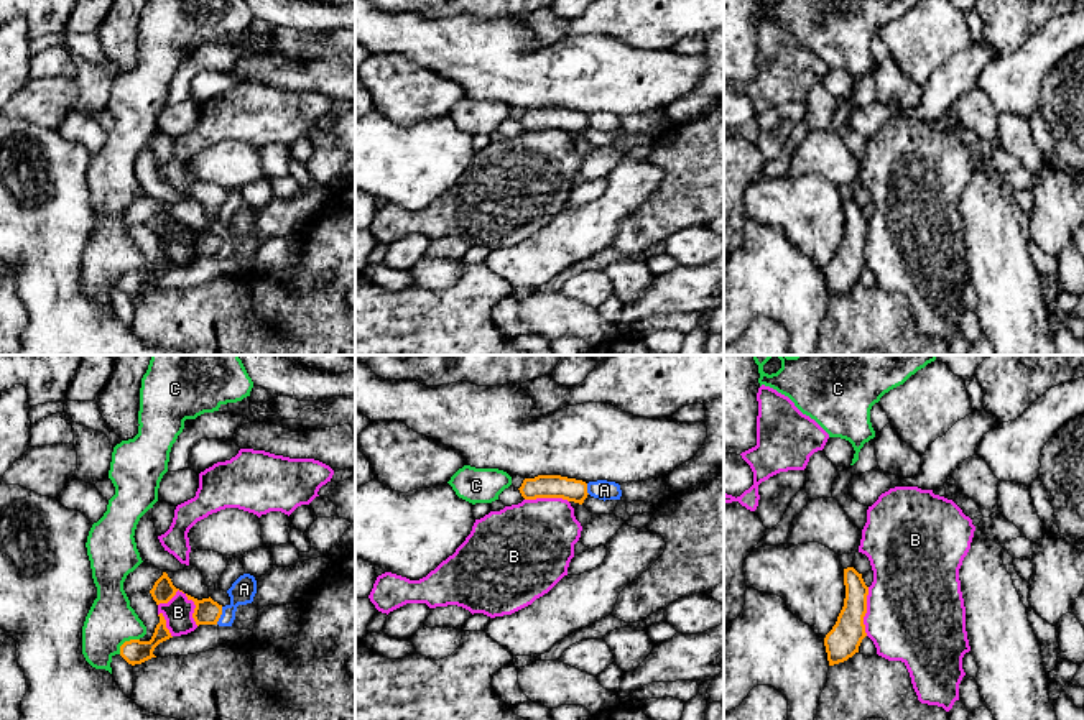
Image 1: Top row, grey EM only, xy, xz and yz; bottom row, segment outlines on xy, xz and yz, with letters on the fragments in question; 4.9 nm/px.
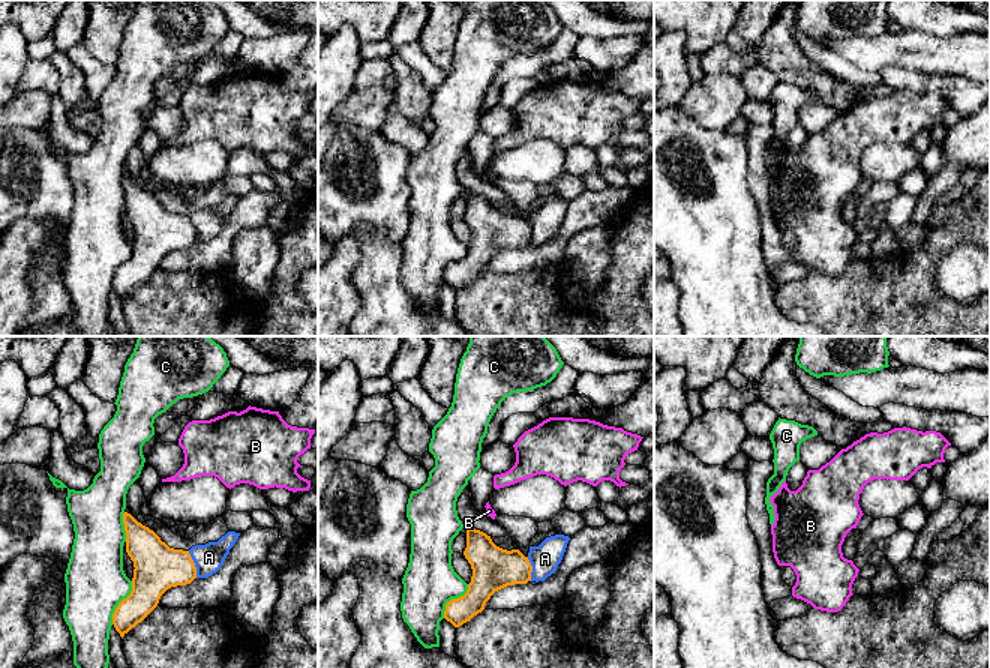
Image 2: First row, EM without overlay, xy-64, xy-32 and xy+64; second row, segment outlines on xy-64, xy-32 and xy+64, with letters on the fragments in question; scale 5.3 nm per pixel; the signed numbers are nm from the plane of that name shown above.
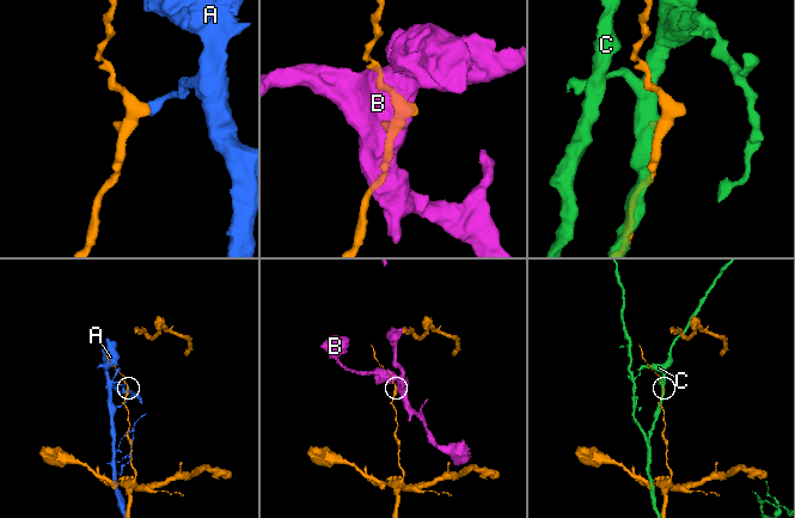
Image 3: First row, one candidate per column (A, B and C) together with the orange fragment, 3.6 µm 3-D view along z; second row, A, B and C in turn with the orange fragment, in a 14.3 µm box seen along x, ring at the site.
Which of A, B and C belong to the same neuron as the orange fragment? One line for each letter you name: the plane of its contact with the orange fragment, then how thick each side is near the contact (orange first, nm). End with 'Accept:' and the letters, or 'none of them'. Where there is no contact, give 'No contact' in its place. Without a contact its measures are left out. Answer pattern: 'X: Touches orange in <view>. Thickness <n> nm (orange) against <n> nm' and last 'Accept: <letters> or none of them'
Accept: none of them

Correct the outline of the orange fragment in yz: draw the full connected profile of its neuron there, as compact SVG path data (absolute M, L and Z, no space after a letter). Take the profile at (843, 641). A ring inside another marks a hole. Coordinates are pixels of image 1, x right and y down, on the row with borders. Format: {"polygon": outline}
{"polygon": "M854 567L844 569L845 598L836 625L824 638L829 666L839 664L859 653L867 636L864 616L867 613L869 587Z"}

